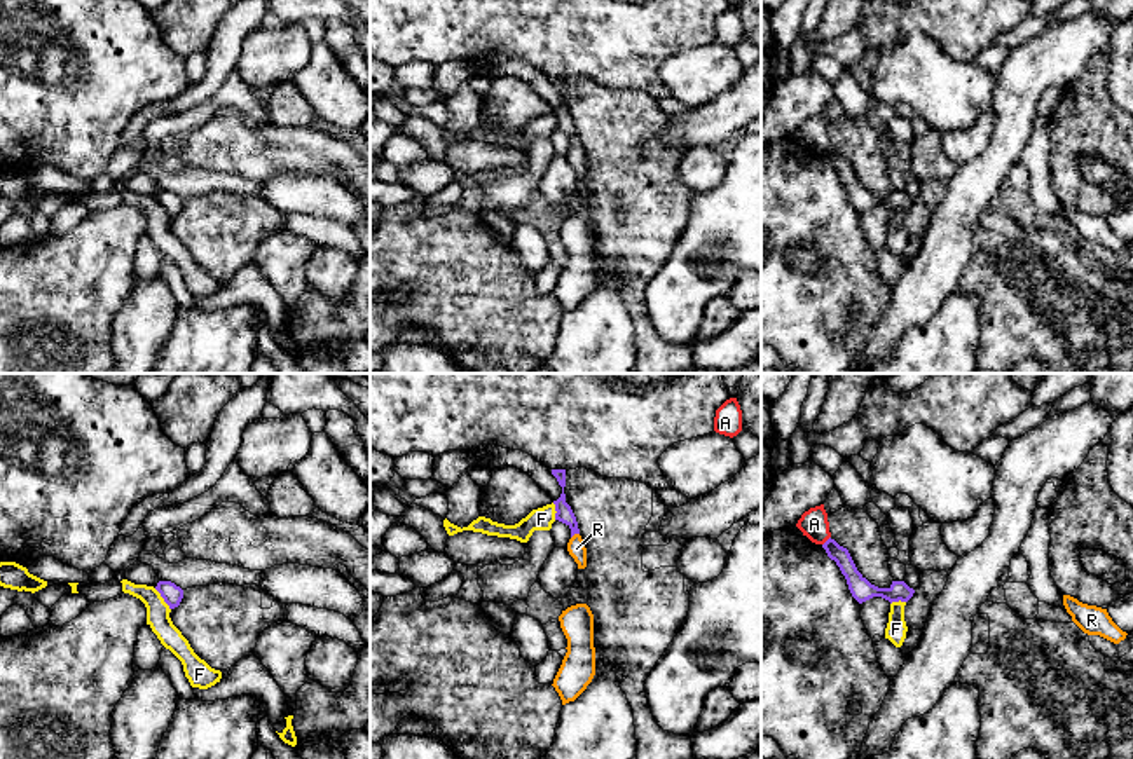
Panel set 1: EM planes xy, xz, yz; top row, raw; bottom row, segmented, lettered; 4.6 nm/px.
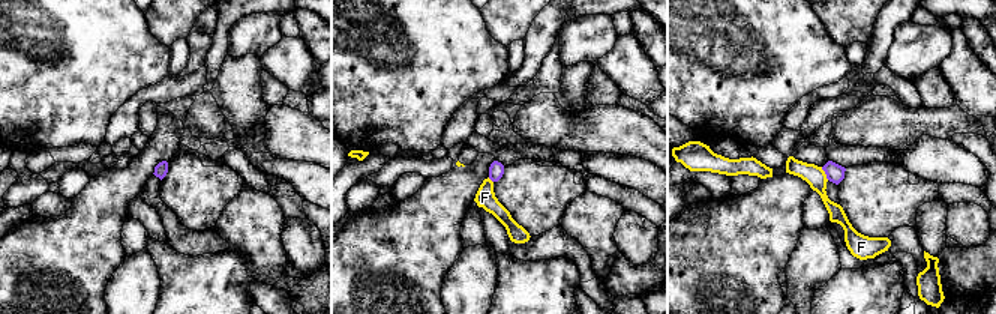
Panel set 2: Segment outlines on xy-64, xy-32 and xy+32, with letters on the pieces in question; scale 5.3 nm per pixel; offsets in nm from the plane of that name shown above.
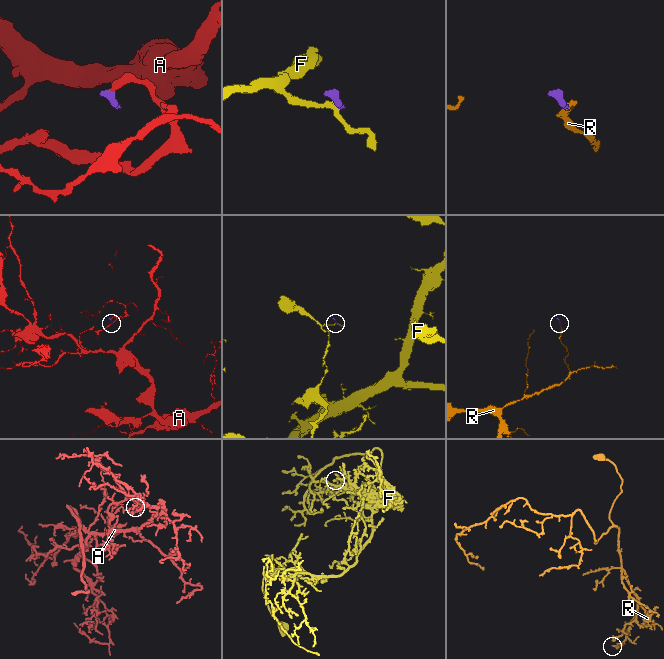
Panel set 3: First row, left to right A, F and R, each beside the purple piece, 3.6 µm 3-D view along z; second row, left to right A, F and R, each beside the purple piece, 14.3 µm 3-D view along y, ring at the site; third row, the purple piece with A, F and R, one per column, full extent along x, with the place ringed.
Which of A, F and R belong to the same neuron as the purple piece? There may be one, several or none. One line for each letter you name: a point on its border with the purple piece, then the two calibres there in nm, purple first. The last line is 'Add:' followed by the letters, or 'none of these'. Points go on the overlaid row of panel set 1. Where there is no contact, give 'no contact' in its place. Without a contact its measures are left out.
R: xz (575, 533) | 80/80 nm
Add: R

